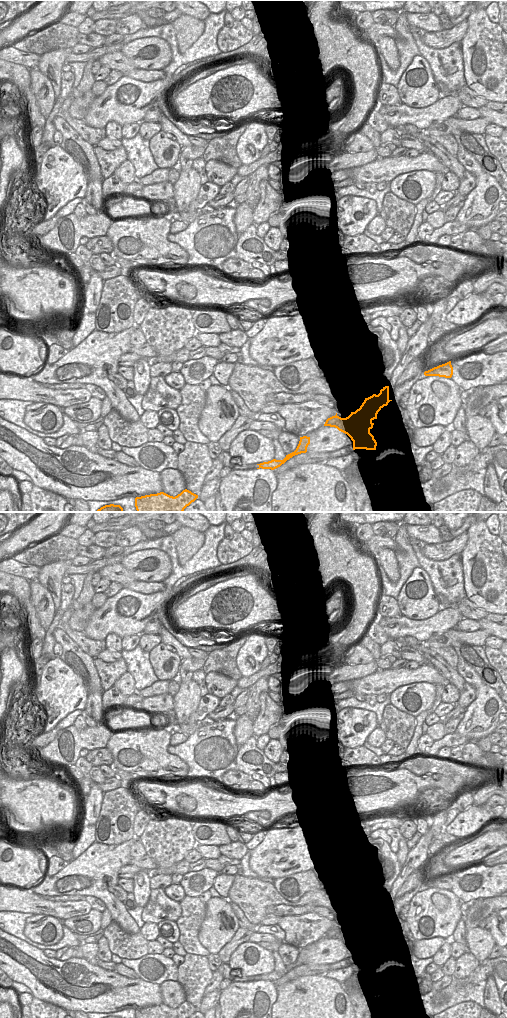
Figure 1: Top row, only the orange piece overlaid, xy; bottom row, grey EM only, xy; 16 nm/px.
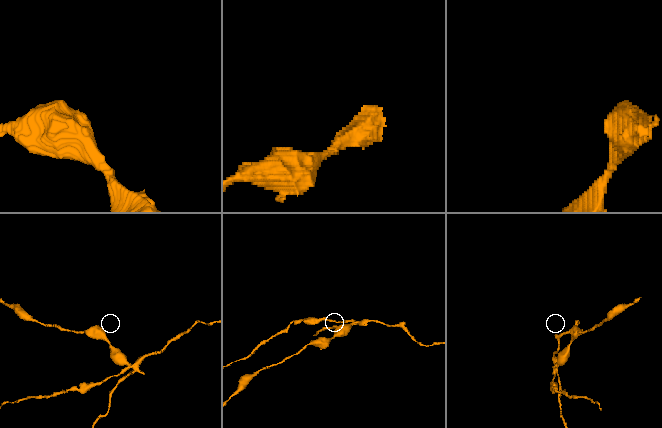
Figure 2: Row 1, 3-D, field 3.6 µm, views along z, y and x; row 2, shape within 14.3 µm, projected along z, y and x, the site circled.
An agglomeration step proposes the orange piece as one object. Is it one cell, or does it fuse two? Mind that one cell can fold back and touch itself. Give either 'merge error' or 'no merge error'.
merge error

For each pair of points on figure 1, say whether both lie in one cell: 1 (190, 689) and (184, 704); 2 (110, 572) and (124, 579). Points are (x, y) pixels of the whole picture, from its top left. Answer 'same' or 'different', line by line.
1: same
2: same

